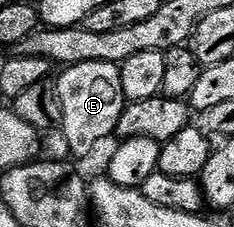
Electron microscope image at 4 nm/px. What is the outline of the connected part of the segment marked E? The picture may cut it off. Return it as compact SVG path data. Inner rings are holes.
M78 63L67 66L61 77L55 78L62 107L62 134L68 149L76 157L88 157L104 140L115 134L124 114L120 65L114 63Z

